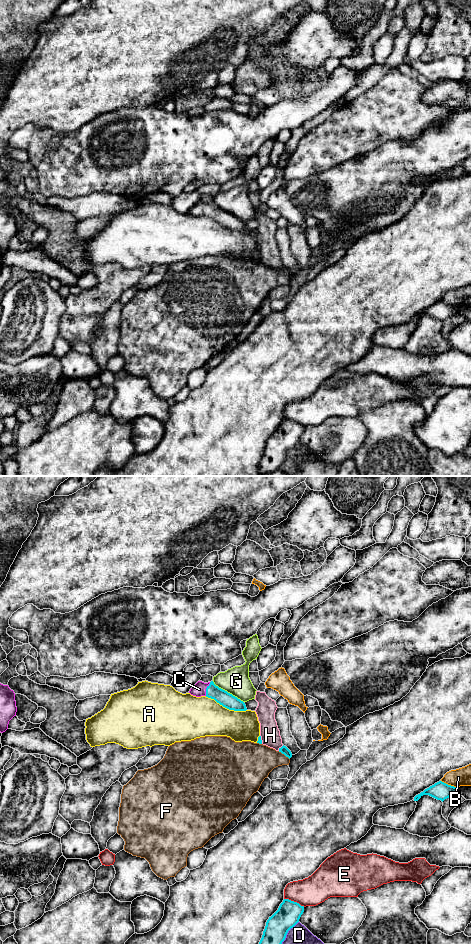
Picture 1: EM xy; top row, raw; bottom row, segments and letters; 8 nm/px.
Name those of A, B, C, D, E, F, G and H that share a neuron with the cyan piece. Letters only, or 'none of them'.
C

